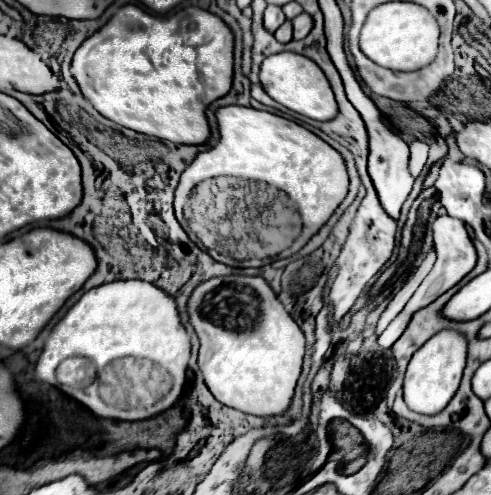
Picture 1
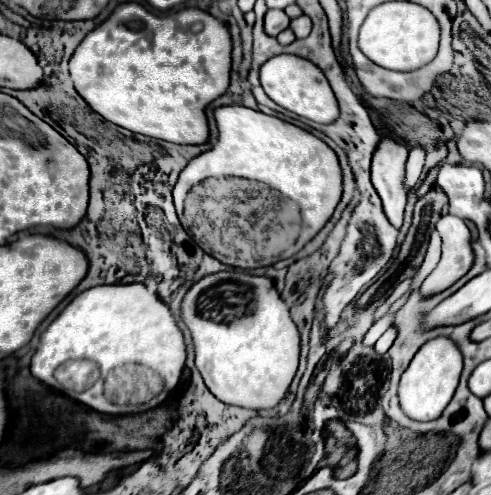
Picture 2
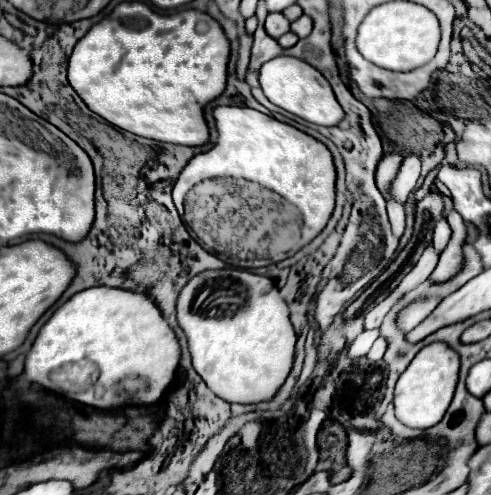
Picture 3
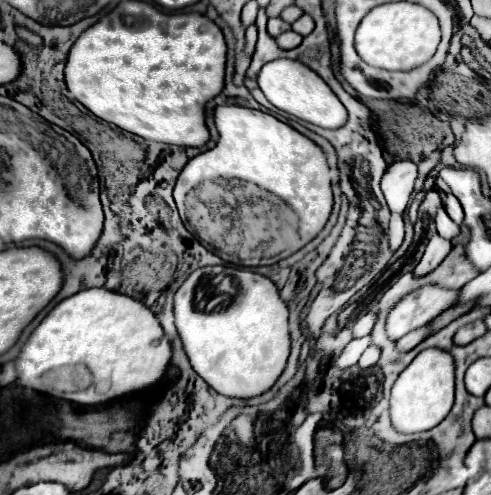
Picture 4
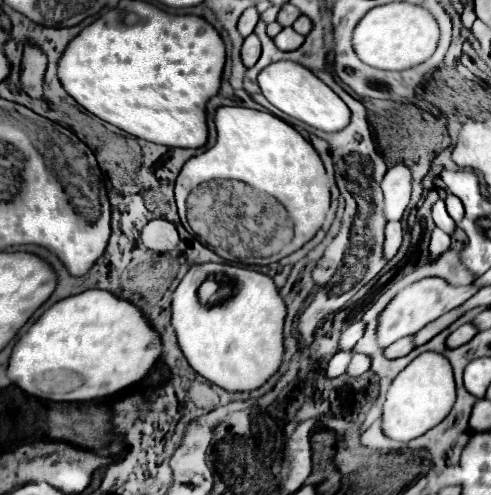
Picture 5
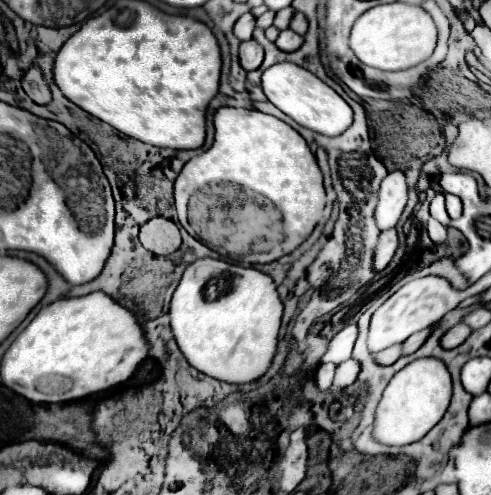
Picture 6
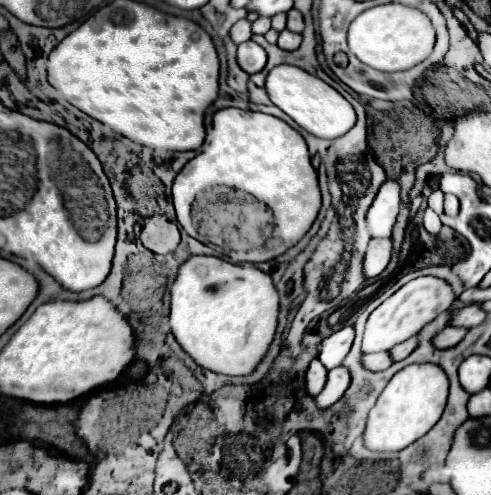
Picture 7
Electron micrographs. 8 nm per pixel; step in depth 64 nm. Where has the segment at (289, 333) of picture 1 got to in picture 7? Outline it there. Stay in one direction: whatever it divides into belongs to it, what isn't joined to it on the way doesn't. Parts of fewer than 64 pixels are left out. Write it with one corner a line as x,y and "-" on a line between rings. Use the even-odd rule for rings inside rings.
190,256
170,288
170,330
202,366
220,374
250,374
274,338
278,292
272,278
252,264
236,266
218,256

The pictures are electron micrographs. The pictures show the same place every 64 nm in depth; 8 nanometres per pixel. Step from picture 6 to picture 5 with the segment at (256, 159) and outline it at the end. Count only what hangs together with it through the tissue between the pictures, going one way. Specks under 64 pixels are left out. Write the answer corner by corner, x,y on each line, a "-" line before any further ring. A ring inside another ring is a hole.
222,106
216,110
214,122
218,130
216,144
210,150
190,158
176,180
176,204
184,228
190,228
186,222
186,198
196,186
210,180
240,180
276,198
286,208
296,232
292,242
288,244
290,250
280,250
270,258
254,258
254,262
270,264
296,252
314,238
330,206
326,170
314,146
300,132
296,132
292,126
272,116
270,112
250,110
242,106

